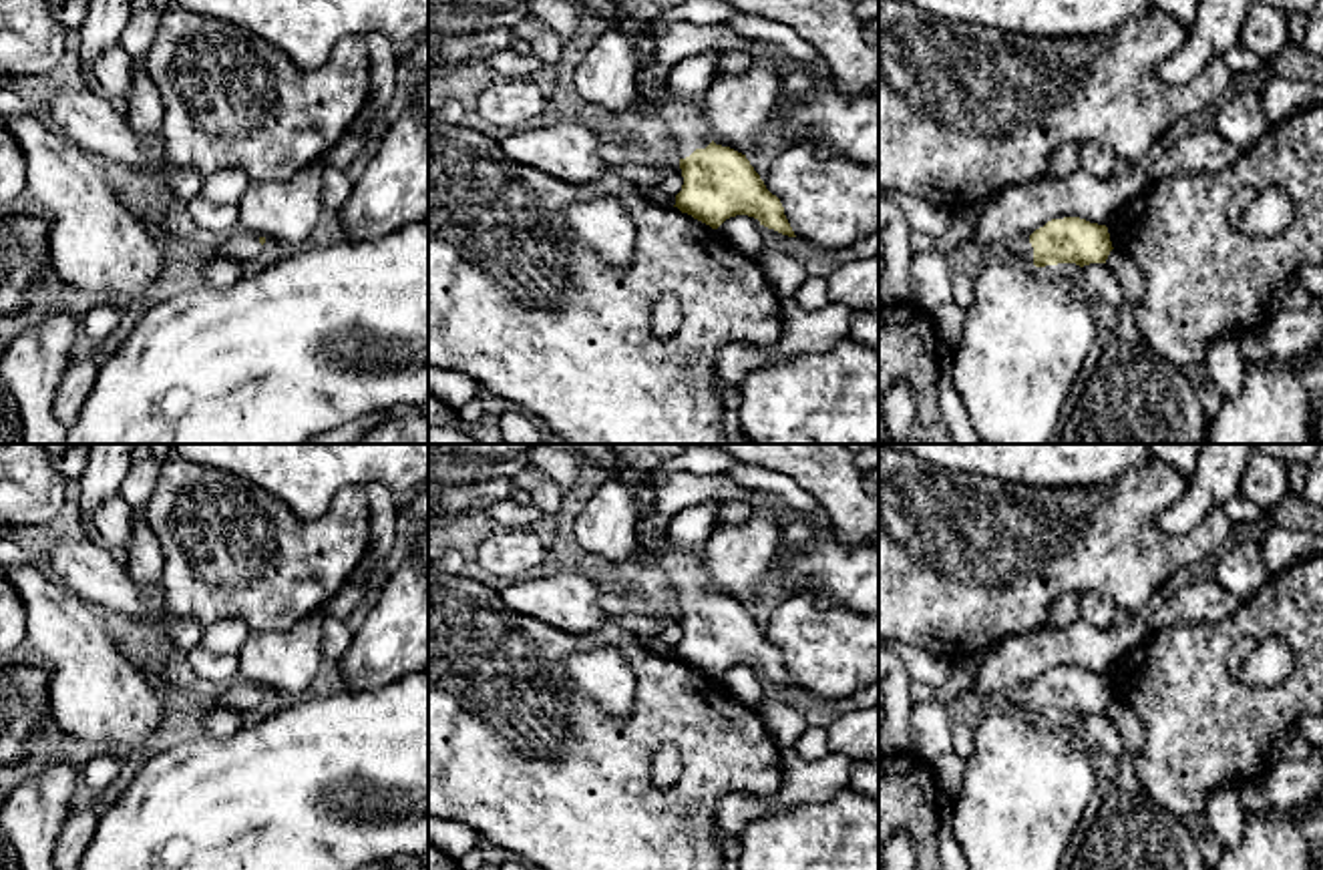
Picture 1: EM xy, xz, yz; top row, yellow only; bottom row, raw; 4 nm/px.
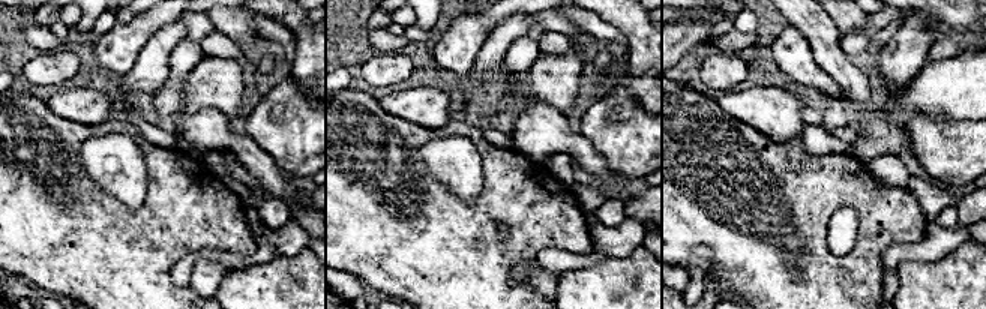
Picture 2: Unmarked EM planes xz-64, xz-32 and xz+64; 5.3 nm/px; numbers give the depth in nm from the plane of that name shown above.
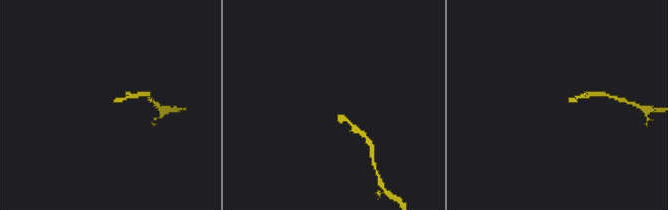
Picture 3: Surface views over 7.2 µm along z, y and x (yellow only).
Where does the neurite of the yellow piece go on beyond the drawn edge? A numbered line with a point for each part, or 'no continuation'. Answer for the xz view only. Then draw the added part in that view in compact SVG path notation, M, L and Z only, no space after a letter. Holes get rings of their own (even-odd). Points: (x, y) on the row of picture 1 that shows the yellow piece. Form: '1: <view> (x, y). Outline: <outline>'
1: xz (686, 125). Outline: M573 0L581 10L605 18L603 30L625 32L633 38L639 58L637 90L655 106L666 121L670 147L678 159L690 157L696 149L706 149L712 143L710 125L704 119L702 104L680 100L666 82L651 82L645 76L645 66L651 62L655 38L645 30L645 22L633 18L615 0Z

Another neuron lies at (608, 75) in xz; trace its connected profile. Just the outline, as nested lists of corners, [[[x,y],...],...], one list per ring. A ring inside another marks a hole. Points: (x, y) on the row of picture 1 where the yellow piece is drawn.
[[[601,30],[573,72],[581,98],[609,113],[639,113],[639,58],[633,38],[625,32]]]

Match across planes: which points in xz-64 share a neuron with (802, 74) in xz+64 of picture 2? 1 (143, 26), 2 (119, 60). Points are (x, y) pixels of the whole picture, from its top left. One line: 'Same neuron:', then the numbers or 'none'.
Same neuron: 1, 2

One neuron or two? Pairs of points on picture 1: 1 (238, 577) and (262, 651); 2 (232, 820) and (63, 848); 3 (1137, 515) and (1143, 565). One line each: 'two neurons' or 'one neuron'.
1: two neurons
2: two neurons
3: one neuron

